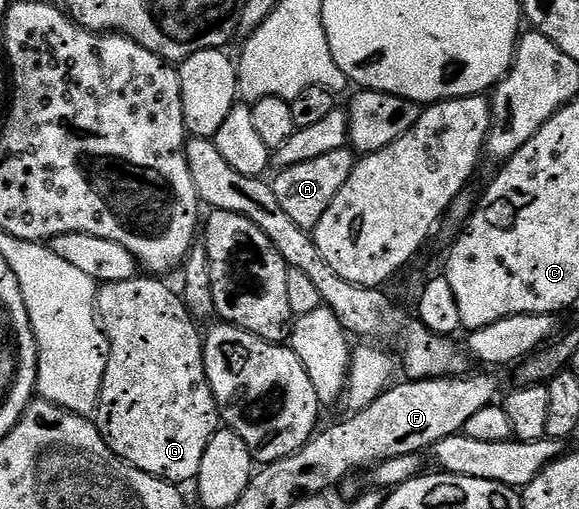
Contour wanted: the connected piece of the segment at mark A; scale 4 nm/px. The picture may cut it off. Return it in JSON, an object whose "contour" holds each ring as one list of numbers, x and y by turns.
{"contour":[[345,147,341,150,333,150,329,154,321,154,321,158,312,158,309,162,301,162,297,166,282,169,278,173,279,177,273,180,278,204,285,210,285,214,289,214,289,218,293,218,293,222,297,222,299,228,314,233,317,222,321,222,321,214,325,214,333,198,337,198,337,190,341,190,341,186,349,182,349,174,353,174,356,163,356,153,350,147]]}

